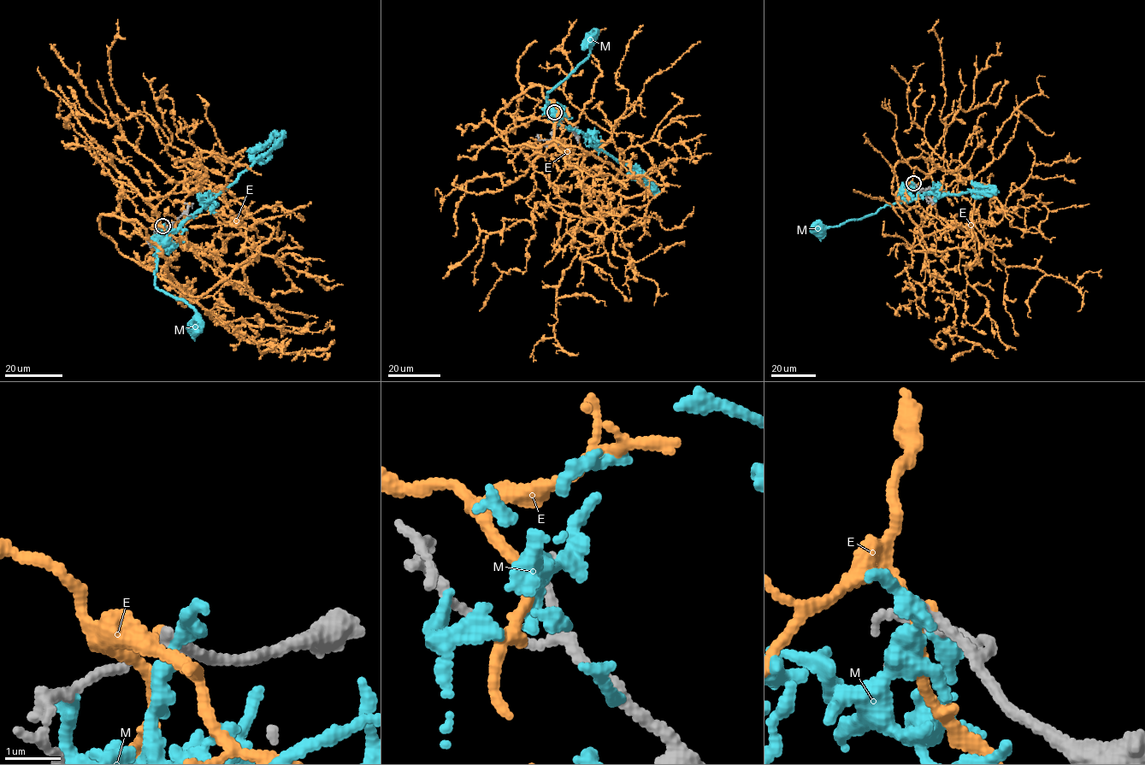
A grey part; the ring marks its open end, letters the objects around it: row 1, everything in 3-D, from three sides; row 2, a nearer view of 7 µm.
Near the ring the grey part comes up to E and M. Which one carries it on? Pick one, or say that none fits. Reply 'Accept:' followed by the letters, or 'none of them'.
Accept: none of them

